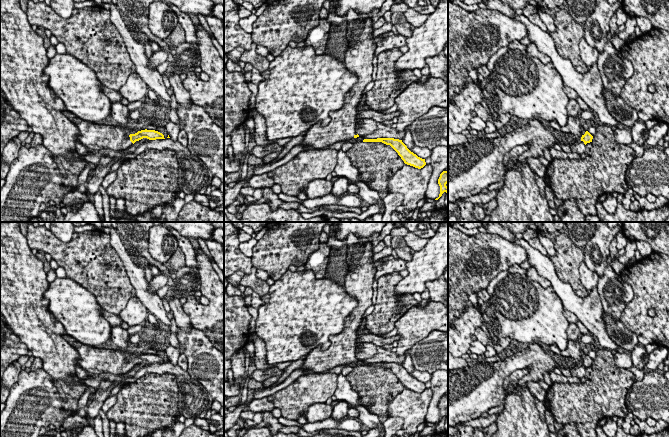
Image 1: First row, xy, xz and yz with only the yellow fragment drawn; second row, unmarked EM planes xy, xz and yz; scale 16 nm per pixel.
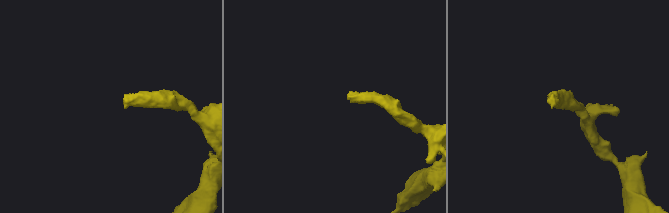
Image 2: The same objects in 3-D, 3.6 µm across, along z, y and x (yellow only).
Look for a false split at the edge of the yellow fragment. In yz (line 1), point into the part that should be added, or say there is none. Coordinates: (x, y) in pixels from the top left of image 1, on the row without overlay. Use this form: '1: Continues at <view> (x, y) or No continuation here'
1: No continuation here

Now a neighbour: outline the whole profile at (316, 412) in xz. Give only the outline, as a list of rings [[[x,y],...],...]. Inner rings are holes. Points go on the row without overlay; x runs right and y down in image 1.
[[[315,403],[308,406],[305,418],[309,423],[314,423],[318,421],[330,418],[333,412],[333,406],[326,403]]]

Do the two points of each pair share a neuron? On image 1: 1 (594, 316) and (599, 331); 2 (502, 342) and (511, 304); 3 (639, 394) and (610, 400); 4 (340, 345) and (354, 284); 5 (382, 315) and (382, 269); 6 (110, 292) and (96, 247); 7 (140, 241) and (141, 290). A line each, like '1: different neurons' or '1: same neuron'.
1: same neuron
2: different neurons
3: different neurons
4: same neuron
5: different neurons
6: same neuron
7: different neurons

